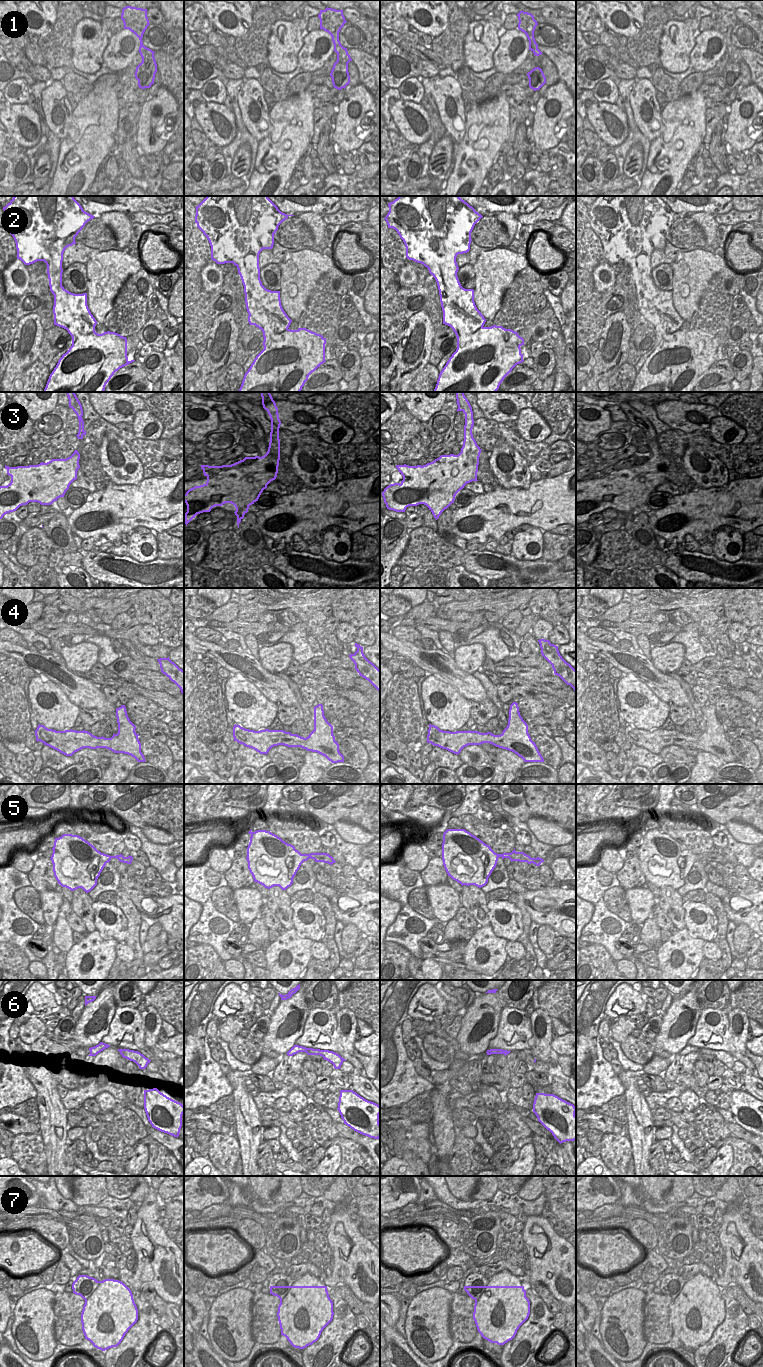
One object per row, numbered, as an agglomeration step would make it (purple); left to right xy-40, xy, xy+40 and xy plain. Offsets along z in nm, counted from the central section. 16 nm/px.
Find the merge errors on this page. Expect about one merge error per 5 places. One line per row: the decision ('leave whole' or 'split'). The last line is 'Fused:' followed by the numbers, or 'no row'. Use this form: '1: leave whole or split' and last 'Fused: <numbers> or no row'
1: leave whole
2: split
3: leave whole
4: leave whole
5: leave whole
6: leave whole
7: split
Fused: 2, 7

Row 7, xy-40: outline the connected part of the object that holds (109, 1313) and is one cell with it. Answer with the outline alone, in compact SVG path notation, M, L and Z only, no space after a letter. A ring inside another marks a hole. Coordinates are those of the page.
M103 1280L81 1313L85 1339L105 1351L117 1347L138 1320L138 1309L131 1290L121 1281Z

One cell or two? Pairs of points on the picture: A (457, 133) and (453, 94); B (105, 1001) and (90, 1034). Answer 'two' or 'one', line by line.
A: one
B: one

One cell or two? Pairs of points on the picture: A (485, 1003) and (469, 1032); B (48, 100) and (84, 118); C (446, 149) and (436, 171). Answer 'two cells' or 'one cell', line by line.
A: one cell
B: two cells
C: one cell

